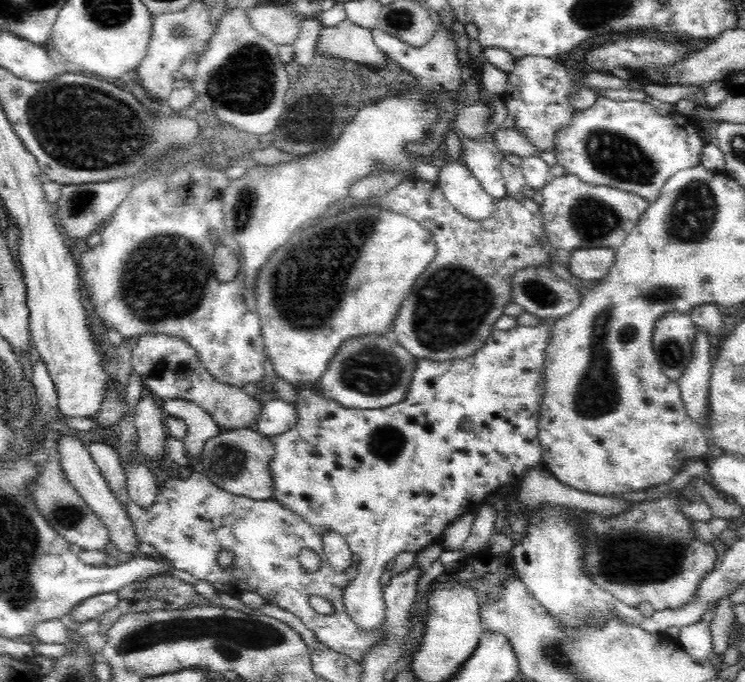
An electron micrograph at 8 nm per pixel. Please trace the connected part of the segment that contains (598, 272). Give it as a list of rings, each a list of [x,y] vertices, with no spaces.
[[[612,248],[579,249],[571,253],[568,270],[585,282],[603,279],[615,261],[615,250]]]

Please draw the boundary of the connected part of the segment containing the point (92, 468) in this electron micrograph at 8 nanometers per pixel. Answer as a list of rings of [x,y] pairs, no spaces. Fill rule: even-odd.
[[[64,435],[58,440],[56,449],[66,478],[74,485],[74,488],[80,493],[86,504],[96,512],[100,520],[104,521],[104,524],[108,527],[111,544],[122,552],[121,558],[123,559],[126,554],[138,551],[139,538],[127,515],[126,507],[120,503],[110,490],[106,479],[102,476],[99,466],[96,466],[95,460],[87,446],[74,435]]]

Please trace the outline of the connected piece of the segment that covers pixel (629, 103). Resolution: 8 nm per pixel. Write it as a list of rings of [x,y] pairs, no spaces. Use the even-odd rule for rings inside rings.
[[[602,92],[593,94],[593,106],[588,110],[578,110],[566,128],[556,134],[557,164],[564,166],[566,174],[578,176],[580,180],[595,186],[616,188],[637,194],[648,202],[655,201],[664,184],[680,170],[698,167],[702,150],[707,140],[699,132],[699,124],[694,116],[686,117],[673,112],[660,116],[650,104],[638,100],[612,100]]]

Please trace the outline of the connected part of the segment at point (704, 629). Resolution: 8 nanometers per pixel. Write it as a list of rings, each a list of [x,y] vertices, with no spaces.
[[[718,606],[709,608],[697,624],[680,629],[679,646],[697,662],[704,662],[712,657],[714,645],[710,624],[712,624],[712,618],[716,614],[716,607]]]

